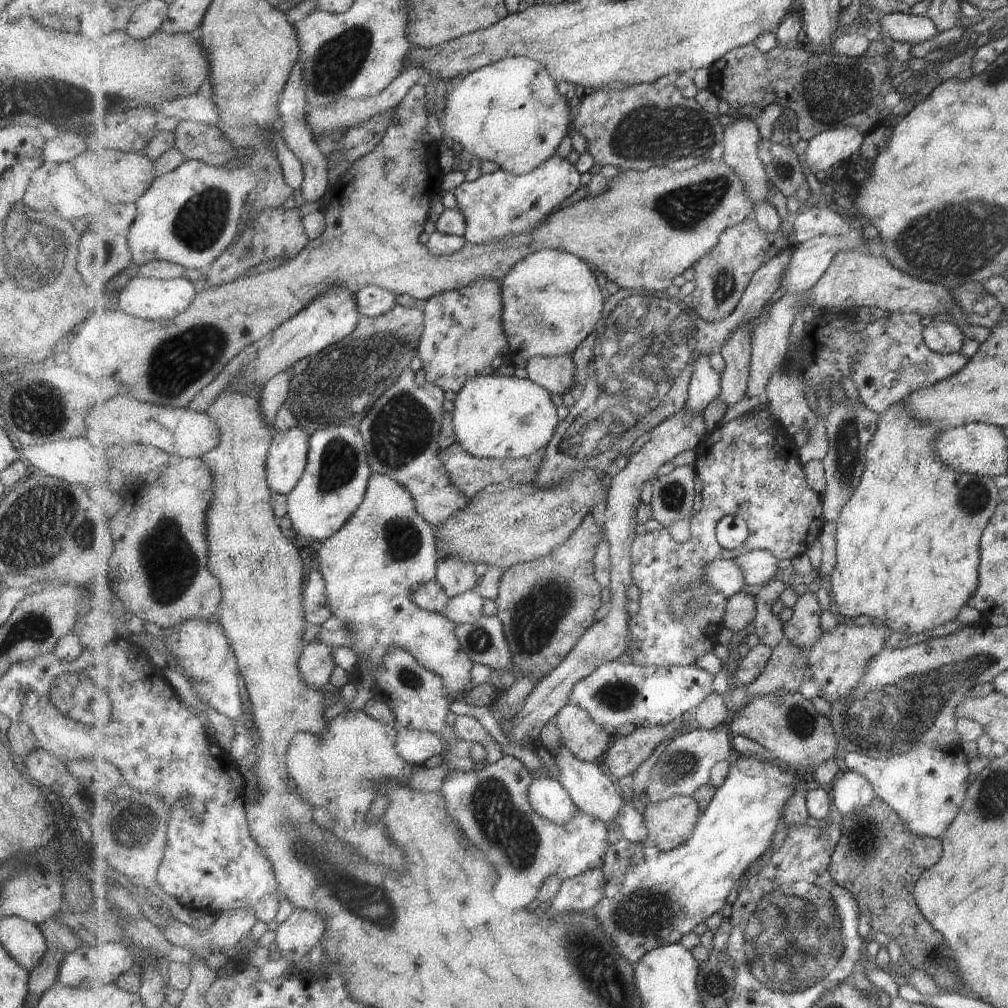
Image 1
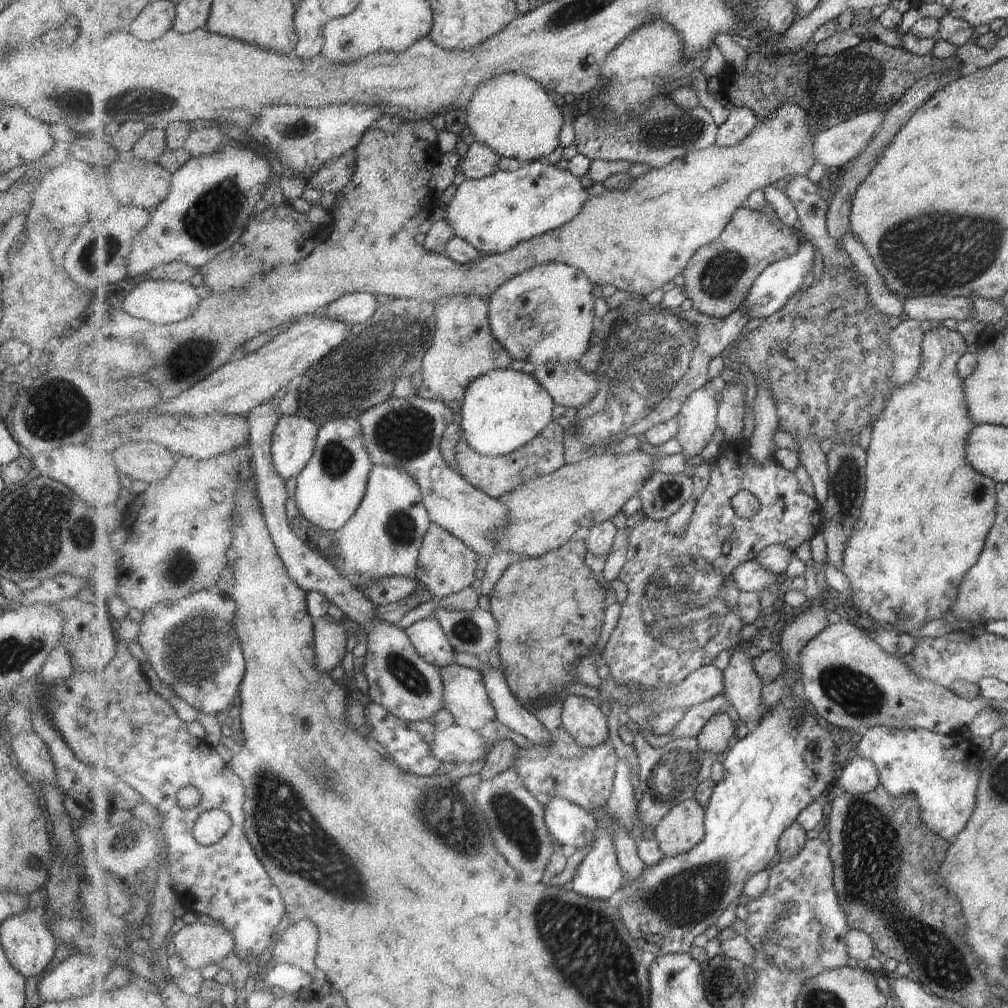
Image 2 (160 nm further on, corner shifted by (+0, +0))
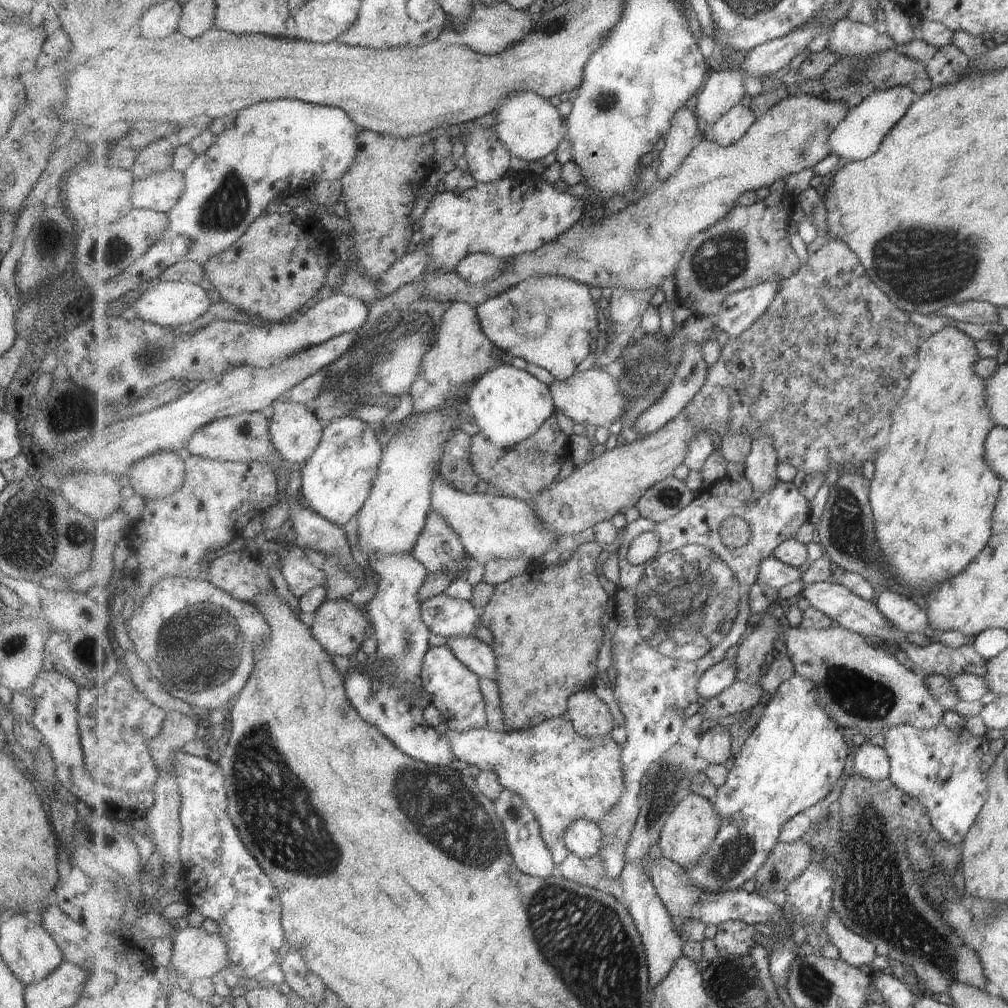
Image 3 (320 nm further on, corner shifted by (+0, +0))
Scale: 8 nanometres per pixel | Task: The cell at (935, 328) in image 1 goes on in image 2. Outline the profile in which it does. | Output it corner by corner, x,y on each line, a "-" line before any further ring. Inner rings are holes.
946,327
931,328
922,333
919,341
919,352
920,365
918,366
919,369
916,370
916,375
908,384
899,385
892,392
881,418
875,422
871,431
871,441
867,450
866,499
860,521
846,545
841,568
846,577
845,583
854,586
854,596
851,599
847,597
847,605
860,610
862,618
867,621
879,623
885,629
893,629
897,632
910,629
917,630
919,626
923,626
932,619
939,618
941,613
948,610
950,604
953,603
956,590
965,571
968,571
977,562
985,537
994,521
994,508
996,505
994,482
973,470
965,458
964,446
973,425
967,414
962,379
958,377
955,365
958,358
961,358
961,355
966,352
966,342
958,332
949,330

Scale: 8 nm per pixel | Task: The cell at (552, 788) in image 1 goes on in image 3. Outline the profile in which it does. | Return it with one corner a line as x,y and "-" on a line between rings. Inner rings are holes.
579,819
568,830
565,842
570,853
588,861
601,854
604,847
604,832
597,823

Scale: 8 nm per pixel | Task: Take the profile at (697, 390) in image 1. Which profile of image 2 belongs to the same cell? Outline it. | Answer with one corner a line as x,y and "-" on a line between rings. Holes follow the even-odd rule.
696,390
678,414
677,438
685,458
703,454
718,428
718,408
715,392

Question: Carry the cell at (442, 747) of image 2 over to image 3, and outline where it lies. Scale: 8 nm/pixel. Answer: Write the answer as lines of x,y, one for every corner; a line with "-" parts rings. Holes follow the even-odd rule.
557,717
542,722
540,725
522,731
495,731
487,729
471,729
460,733
448,729
453,754
456,758
469,765
475,765
482,771
497,773
505,789
520,794
534,812
540,822
544,841
552,851
557,866
563,862
570,852
565,842
568,830
579,819
597,823
600,827
609,813
620,805
626,789
624,763
622,762
623,744
615,742
610,735
587,738
581,736
573,726
571,719

